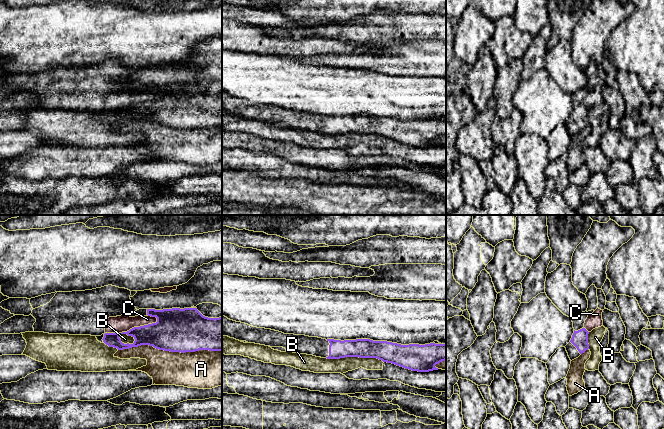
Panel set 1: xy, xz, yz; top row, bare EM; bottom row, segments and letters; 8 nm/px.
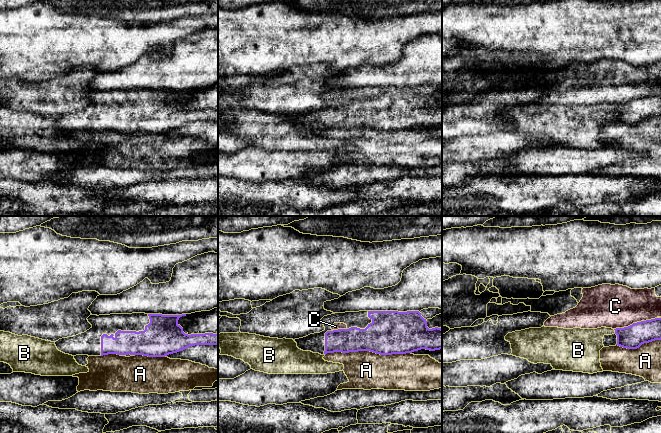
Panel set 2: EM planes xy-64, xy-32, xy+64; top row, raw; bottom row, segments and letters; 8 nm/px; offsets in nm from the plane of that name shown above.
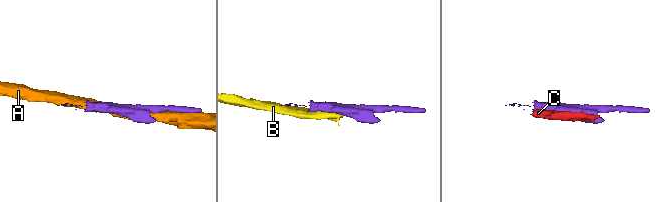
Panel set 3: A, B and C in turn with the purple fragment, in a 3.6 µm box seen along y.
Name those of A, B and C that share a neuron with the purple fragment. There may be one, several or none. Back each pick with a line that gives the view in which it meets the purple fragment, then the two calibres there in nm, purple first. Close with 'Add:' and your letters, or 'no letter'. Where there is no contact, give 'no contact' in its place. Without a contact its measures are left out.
Add: no letter

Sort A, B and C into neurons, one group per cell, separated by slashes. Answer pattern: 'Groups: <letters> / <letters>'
Groups: A / B / C

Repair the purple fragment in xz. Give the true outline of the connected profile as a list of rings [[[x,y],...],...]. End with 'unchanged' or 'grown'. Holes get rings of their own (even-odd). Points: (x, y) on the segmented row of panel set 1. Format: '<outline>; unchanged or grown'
[[[223,315],[222,336],[270,347],[283,347],[288,352],[327,359],[345,357],[377,358],[383,362],[418,372],[438,370],[435,365],[446,360],[446,344],[401,345],[370,339],[326,340],[257,328],[230,320]]]; grown

